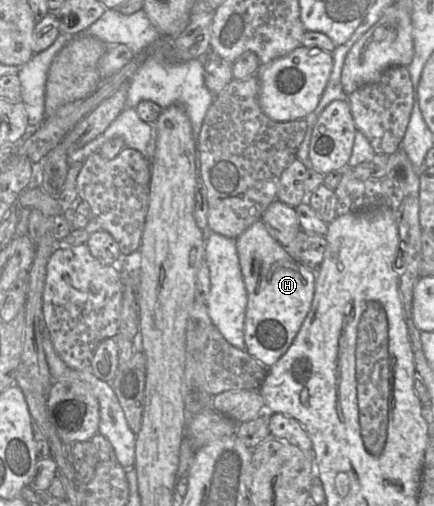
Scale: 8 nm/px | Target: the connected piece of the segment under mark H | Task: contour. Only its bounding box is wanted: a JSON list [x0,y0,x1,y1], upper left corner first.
[236,219,316,369]

